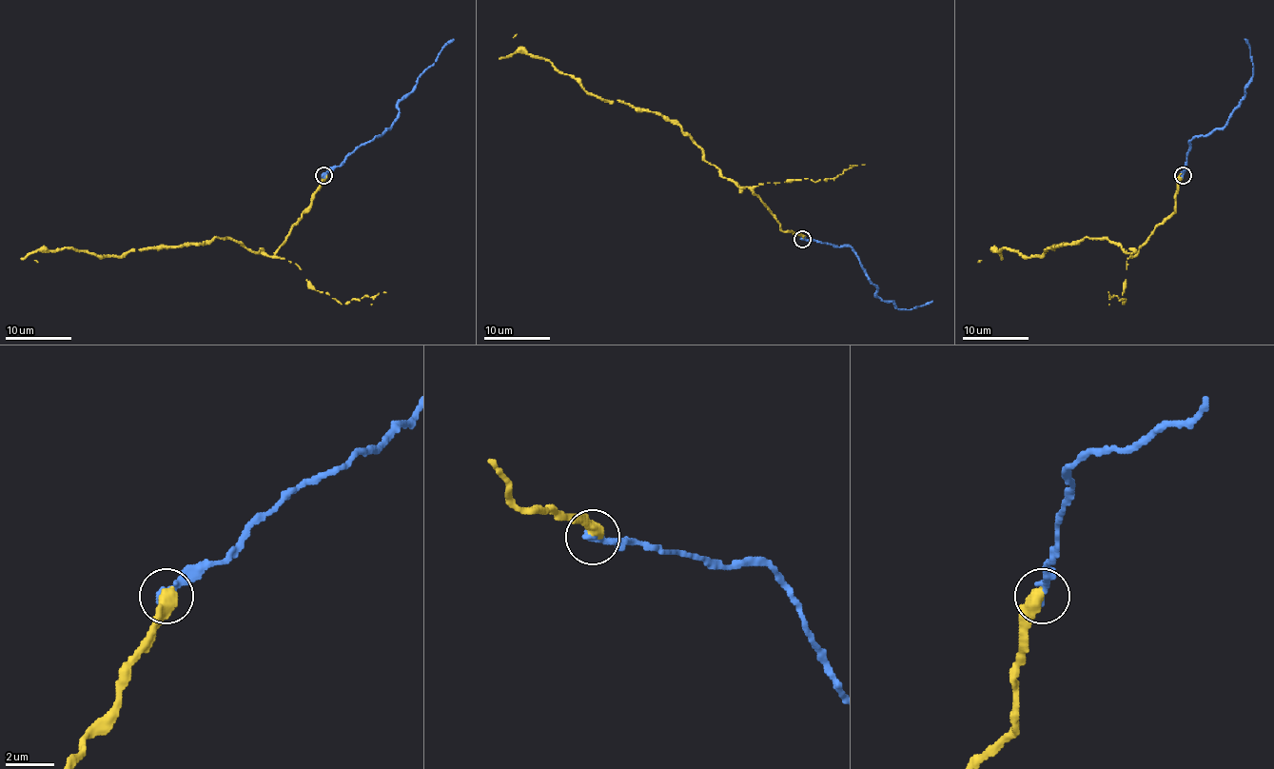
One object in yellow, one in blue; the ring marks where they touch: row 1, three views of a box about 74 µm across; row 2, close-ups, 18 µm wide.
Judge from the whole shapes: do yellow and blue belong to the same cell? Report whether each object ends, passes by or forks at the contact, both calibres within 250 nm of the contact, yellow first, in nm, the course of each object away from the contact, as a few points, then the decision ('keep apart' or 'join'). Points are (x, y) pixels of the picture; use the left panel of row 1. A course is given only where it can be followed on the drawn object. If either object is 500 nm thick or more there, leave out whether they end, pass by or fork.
550 nm thick on the yellow side, 360 nm on the other; yellow runs (323, 175), (321, 188), (272, 256), (215, 237), (114, 256), (65, 248), (35, 249), (20, 258); blue runs (323, 175), (360, 146), (388, 129), (400, 111), (398, 103), (454, 38); join

